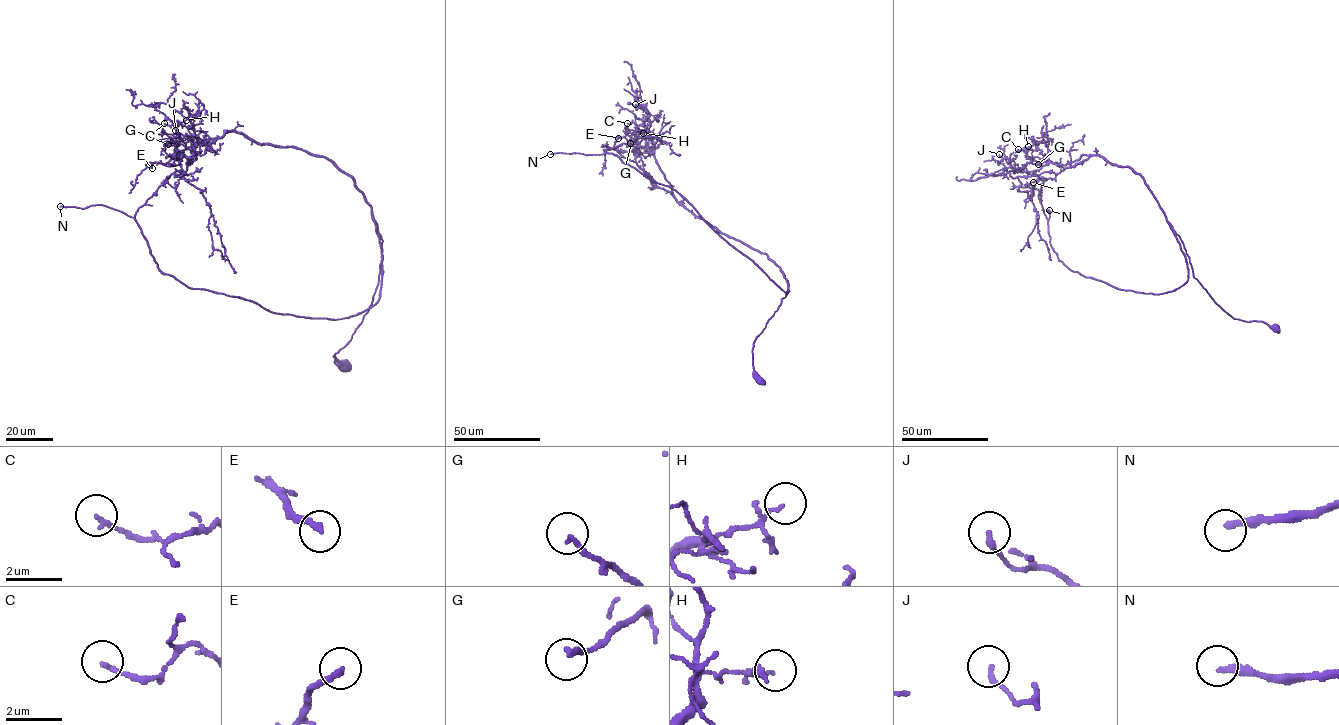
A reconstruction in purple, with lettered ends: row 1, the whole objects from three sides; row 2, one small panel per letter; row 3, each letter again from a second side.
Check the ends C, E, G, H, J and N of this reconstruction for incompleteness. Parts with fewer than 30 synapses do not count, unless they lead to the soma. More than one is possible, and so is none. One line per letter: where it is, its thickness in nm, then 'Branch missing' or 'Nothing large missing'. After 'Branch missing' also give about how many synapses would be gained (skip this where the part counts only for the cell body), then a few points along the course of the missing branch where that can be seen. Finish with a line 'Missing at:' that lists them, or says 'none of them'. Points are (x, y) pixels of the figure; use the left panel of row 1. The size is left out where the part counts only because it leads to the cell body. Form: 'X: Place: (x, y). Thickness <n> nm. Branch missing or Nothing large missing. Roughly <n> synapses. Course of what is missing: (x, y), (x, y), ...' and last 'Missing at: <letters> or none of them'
C: Place: (164, 123). Thickness 160 nm. Nothing large missing
E: Place: (152, 168). Thickness 240 nm. Branch missing. Roughly 50 synapses. Course of what is missing: (152, 168), (163, 174), (169, 172), (163, 170), (154, 174)
G: Place: (168, 144). Thickness 200 nm. Nothing large missing
H: Place: (186, 120). Thickness 80 nm. Nothing large missing
J: Place: (175, 130). Thickness 190 nm. Nothing large missing
N: Place: (60, 206). Thickness 280 nm. Branch missing. Roughly 200 synapses
Missing at: E, N

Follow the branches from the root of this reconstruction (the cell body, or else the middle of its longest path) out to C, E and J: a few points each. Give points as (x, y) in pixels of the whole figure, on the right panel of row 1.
C: (1276, 327), (1234, 319), (1215, 302), (1131, 168), (1097, 155), (1056, 164), (1040, 150), (1018, 149)
E: (1276, 327), (1234, 319), (1215, 302), (1131, 168), (1091, 155), (1054, 179), (1033, 182)
J: (1276, 327), (1234, 319), (1215, 302), (1131, 168), (1082, 155), (1019, 171), (999, 154)

